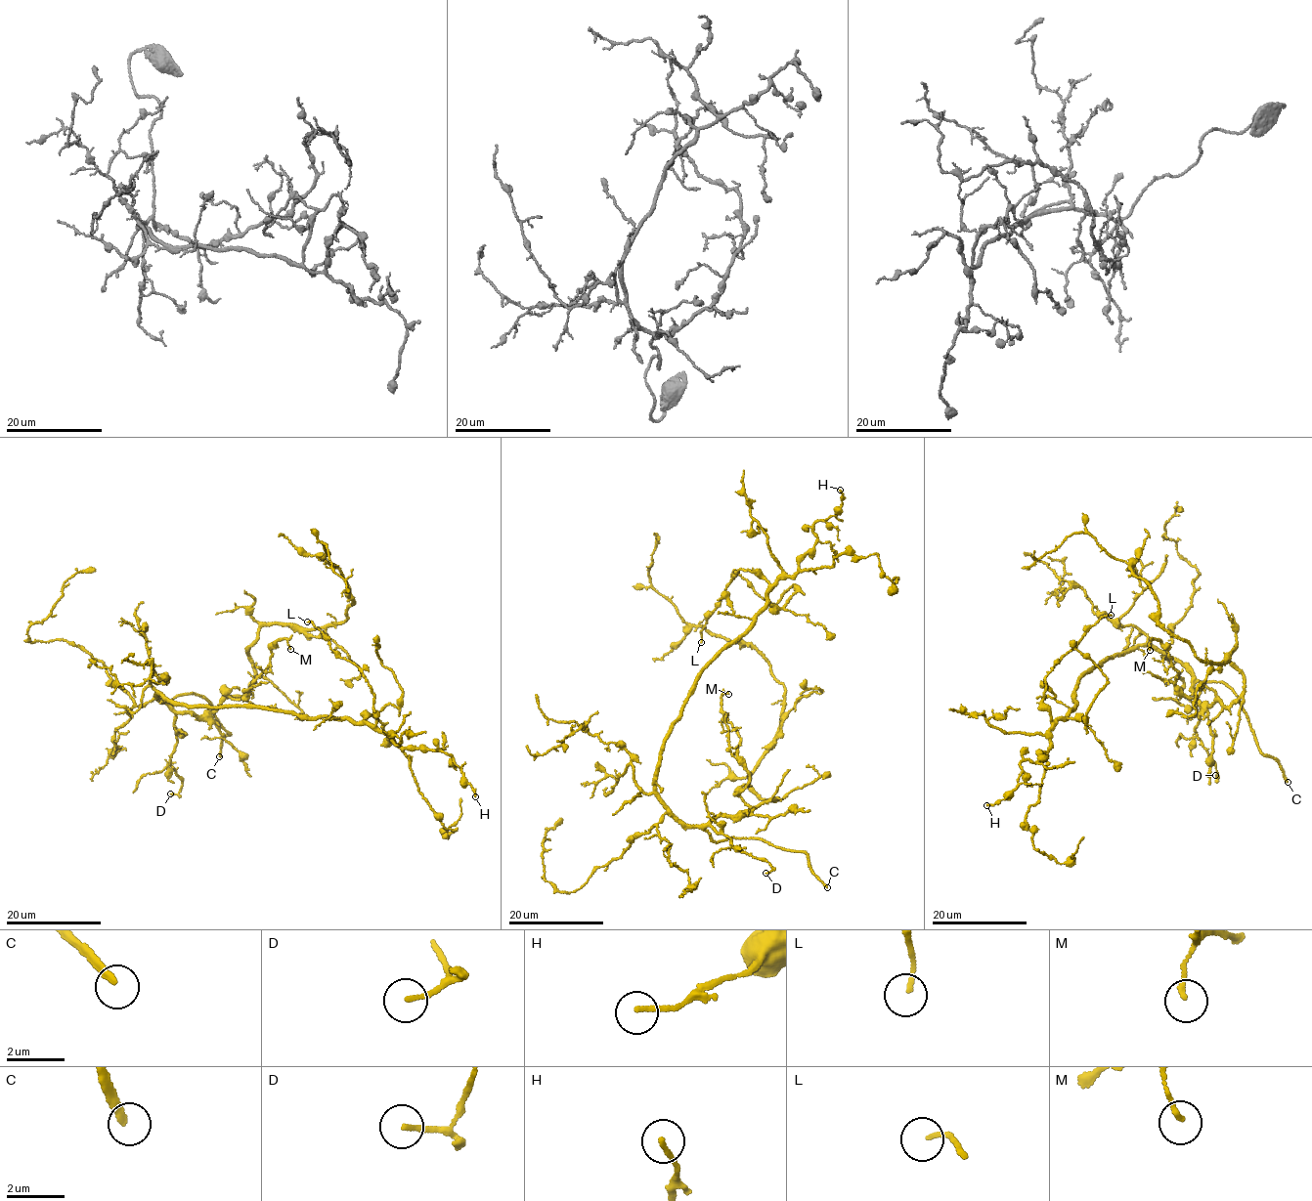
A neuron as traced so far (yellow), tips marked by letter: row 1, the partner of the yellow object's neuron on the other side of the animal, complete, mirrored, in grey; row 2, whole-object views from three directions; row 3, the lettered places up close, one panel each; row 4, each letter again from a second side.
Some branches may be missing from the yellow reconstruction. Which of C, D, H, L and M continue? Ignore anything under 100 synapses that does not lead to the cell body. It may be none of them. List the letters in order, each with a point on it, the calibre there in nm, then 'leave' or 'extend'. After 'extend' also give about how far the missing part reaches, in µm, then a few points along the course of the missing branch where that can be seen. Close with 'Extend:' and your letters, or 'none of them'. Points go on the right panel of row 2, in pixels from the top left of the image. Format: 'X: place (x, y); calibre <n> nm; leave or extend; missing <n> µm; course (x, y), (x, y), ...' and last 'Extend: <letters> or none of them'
C: place (1288, 782); calibre 260 nm; extend; missing 35 µm
D: place (1215, 775); calibre 170 nm; leave
H: place (986, 805); calibre 160 nm; leave
L: place (1111, 615); calibre 140 nm; leave
M: place (1150, 650); calibre 160 nm; leave
Extend: C

